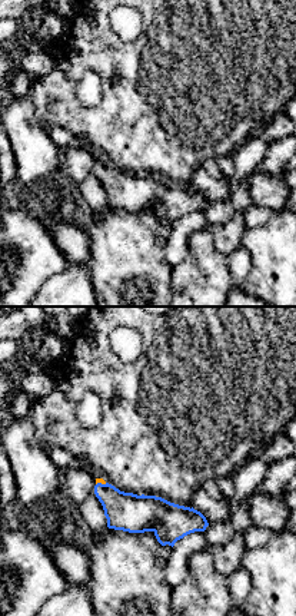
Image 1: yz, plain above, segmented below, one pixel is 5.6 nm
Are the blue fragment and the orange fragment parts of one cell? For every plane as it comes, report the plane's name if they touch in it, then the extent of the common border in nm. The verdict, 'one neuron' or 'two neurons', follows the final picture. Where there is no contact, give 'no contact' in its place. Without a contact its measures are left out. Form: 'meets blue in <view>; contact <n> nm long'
meets blue in yz; contact 60 nm long

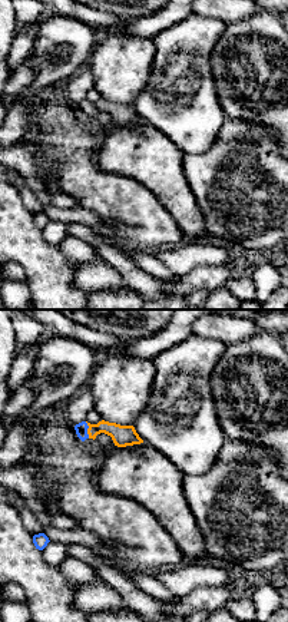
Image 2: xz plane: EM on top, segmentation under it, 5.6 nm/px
meets blue in xz; contact 100 nm long

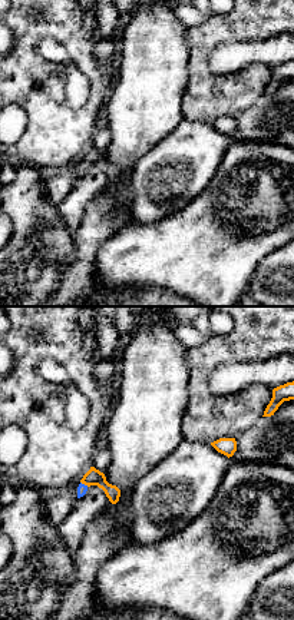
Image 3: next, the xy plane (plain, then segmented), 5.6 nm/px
meets blue in xy; contact 50 nm long

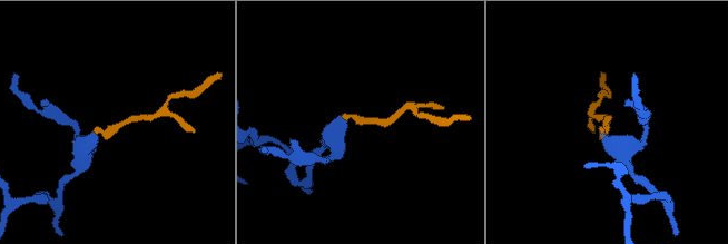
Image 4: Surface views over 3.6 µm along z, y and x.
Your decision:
one neuron

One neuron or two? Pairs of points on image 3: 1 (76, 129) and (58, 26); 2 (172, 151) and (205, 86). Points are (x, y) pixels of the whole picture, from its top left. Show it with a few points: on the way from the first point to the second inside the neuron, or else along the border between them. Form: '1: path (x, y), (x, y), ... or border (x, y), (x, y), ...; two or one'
1: path (95, 103), (96, 75), (82, 52); one
2: border (184, 118), (210, 123); two

